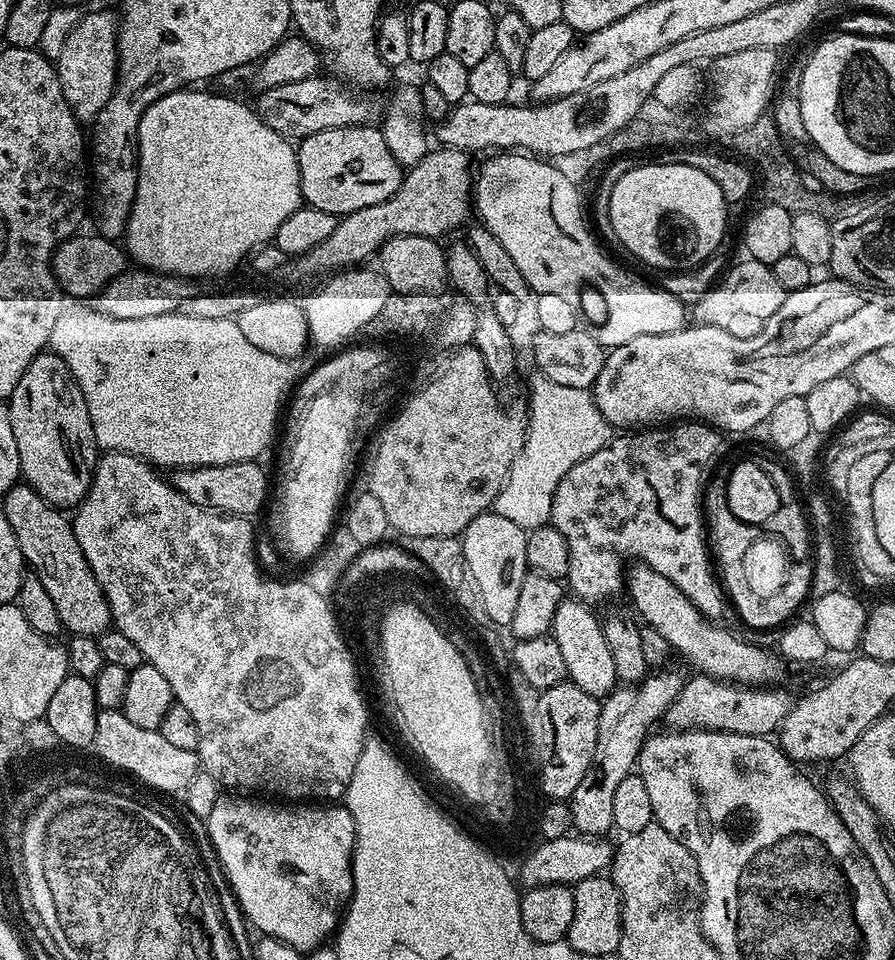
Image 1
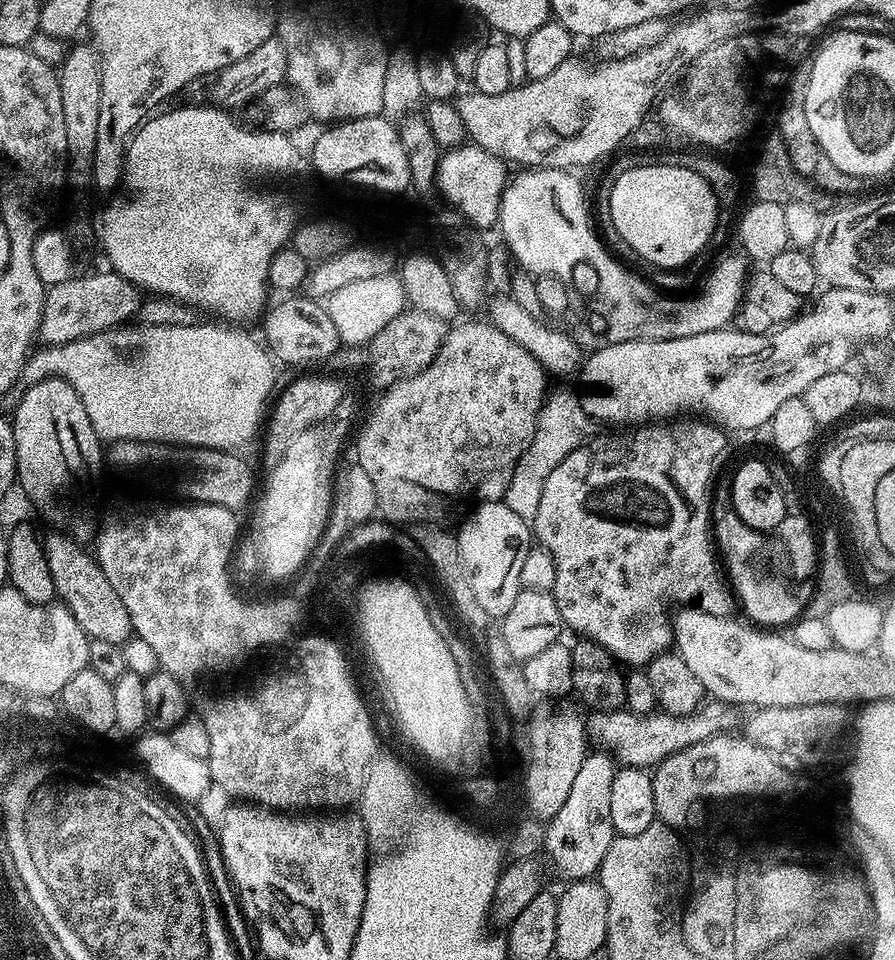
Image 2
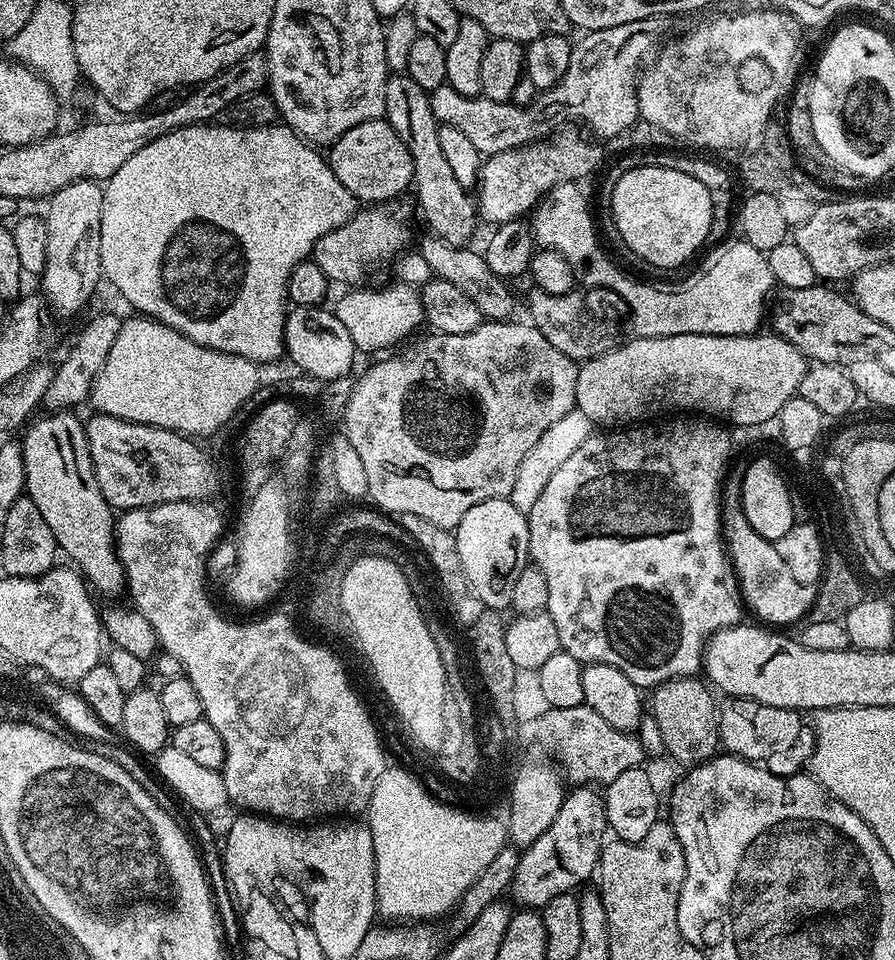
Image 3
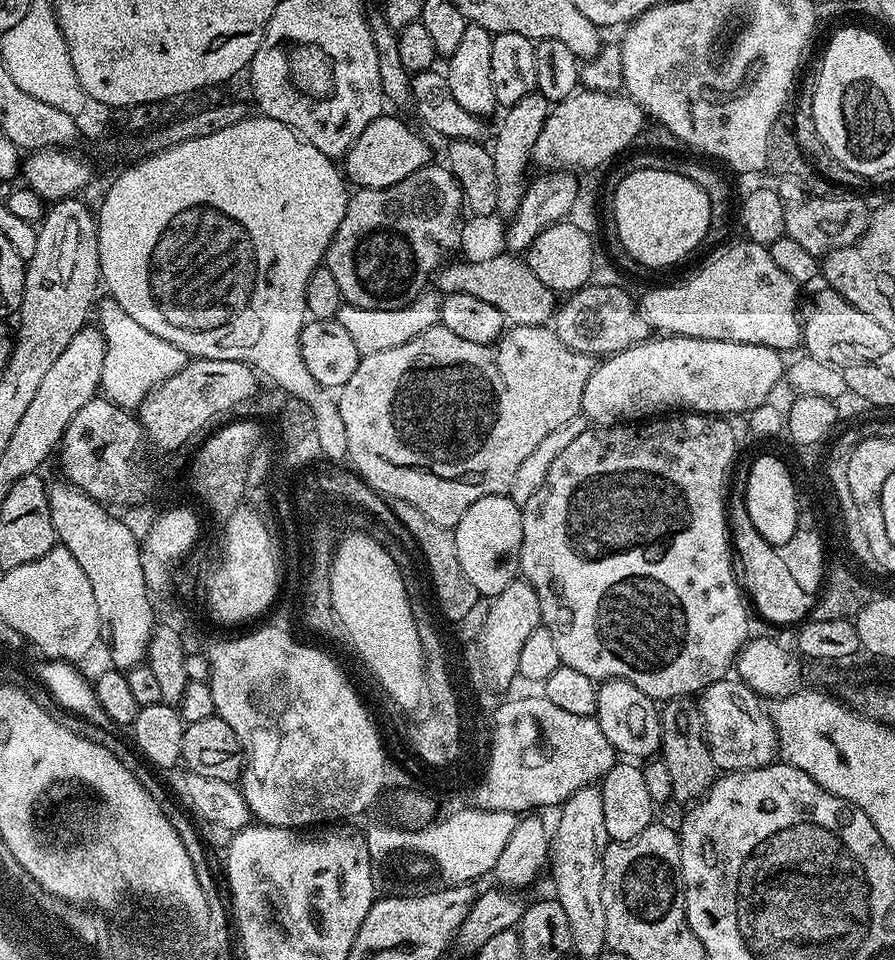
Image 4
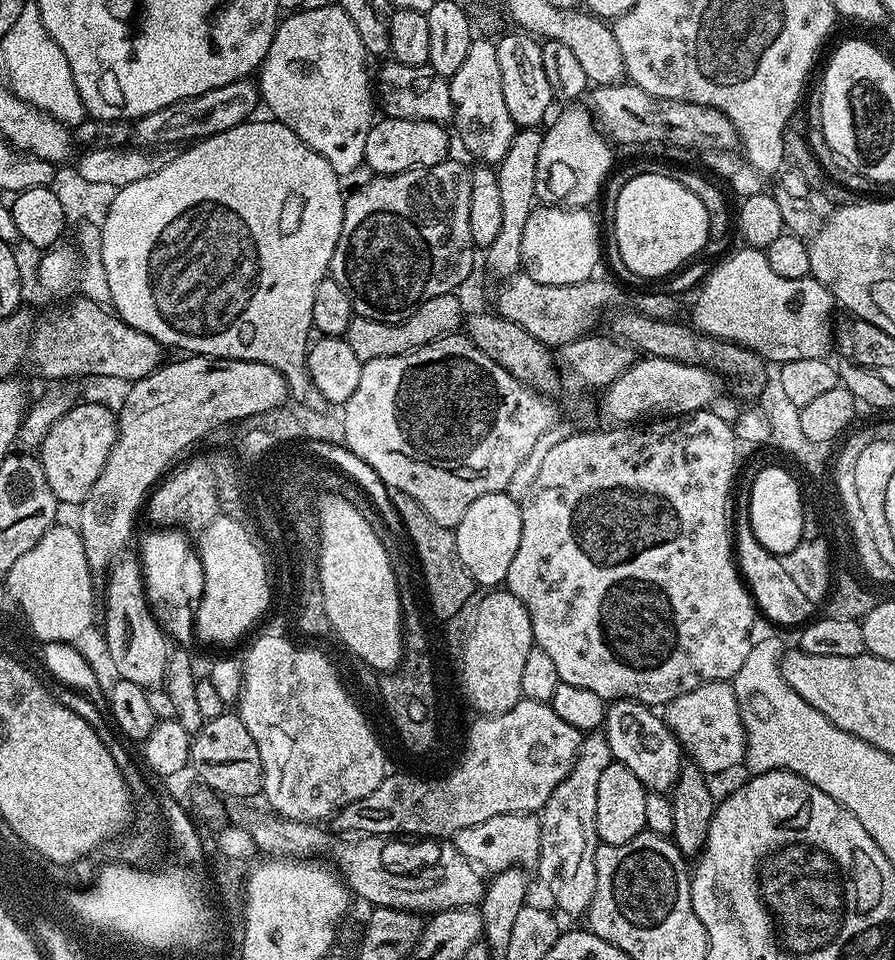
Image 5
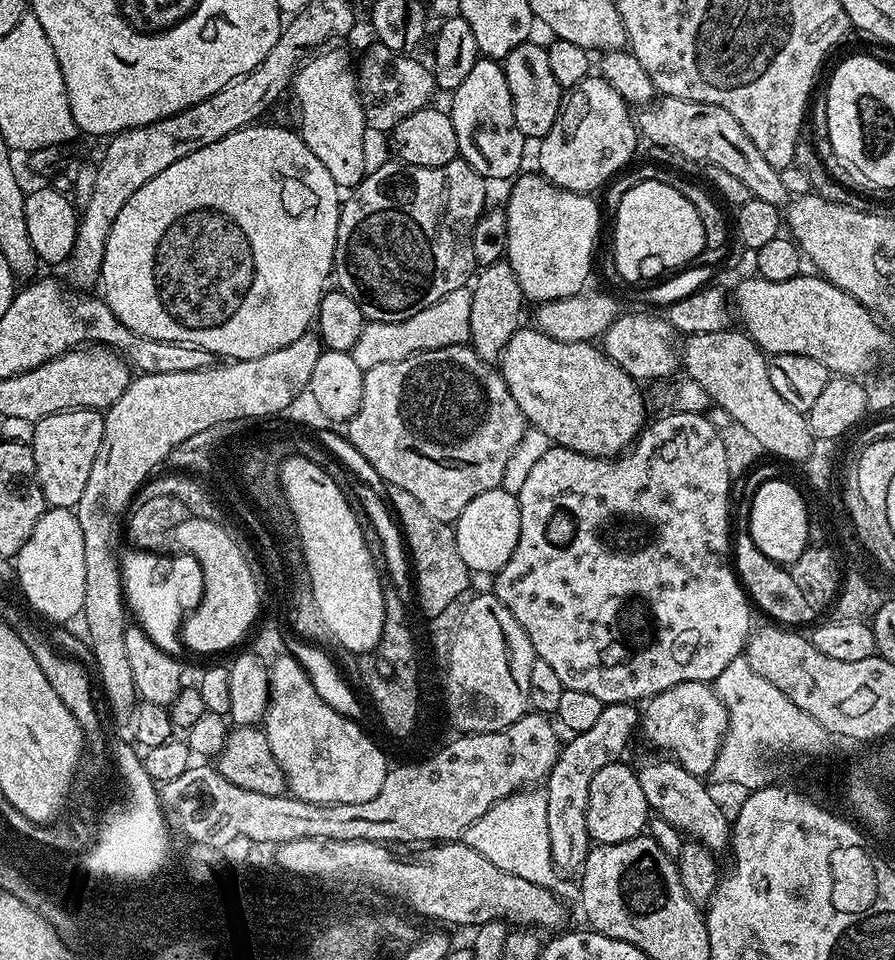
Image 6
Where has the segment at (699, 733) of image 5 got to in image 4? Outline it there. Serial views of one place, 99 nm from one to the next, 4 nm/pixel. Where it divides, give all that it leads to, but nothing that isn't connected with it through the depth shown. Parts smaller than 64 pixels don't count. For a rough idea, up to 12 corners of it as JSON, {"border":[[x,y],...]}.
{"border":[[739,678],[699,693],[721,773],[765,768],[776,727]]}

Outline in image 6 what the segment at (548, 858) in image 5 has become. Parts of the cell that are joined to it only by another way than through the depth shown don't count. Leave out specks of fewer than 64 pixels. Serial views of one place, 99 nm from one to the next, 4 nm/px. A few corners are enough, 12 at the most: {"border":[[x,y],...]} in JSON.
{"border":[[605,704],[560,749],[542,791],[552,863],[584,867],[586,802],[621,759],[640,712]]}

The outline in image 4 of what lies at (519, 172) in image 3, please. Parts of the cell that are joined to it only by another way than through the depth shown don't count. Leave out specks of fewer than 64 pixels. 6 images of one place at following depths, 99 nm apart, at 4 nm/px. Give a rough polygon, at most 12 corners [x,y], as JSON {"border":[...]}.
{"border":[[577,90],[551,105],[540,170],[600,168],[632,148],[644,109]]}

